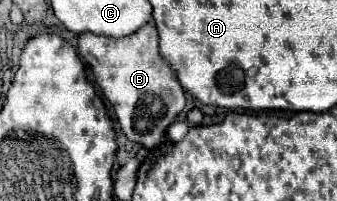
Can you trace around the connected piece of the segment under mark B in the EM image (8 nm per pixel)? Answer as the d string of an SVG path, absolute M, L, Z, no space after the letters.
M149 22L125 38L107 38L85 32L79 36L77 52L89 64L103 96L113 104L125 136L149 150L159 146L173 118L185 108L185 92L159 56L155 24Z

